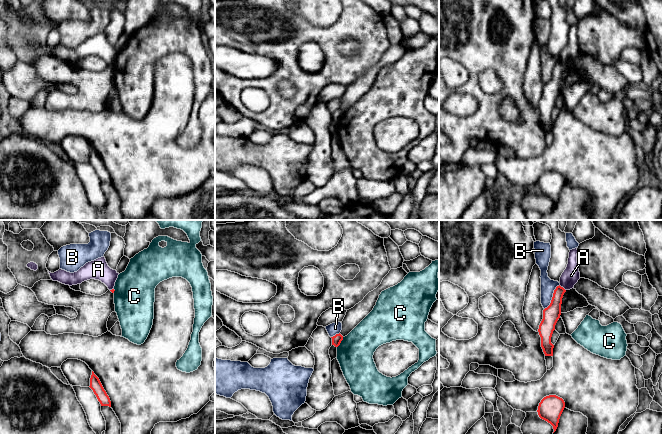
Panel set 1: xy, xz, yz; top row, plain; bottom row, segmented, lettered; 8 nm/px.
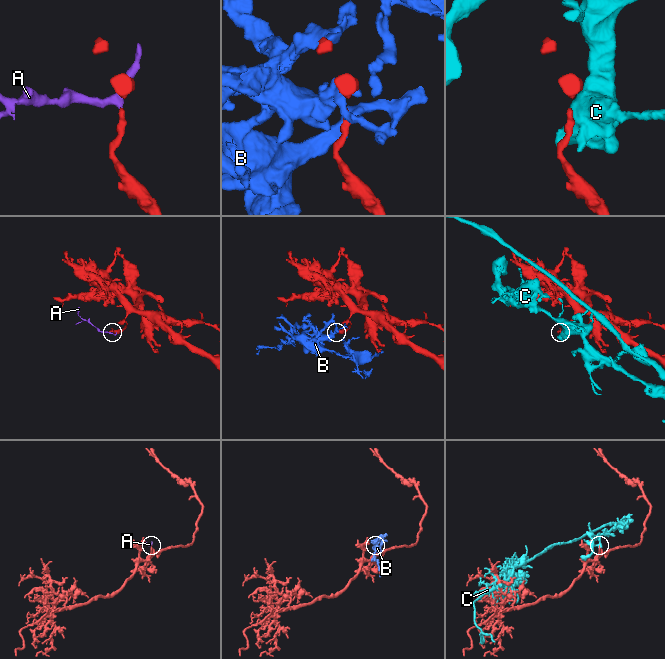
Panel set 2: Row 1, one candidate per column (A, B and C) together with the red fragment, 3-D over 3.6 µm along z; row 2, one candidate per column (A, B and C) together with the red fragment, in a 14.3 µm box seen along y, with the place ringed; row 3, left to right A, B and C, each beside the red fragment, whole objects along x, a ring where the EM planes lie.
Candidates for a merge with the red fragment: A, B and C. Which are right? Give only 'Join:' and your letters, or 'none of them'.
Join: none of them

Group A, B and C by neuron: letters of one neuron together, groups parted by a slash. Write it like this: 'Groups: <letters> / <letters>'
Groups: A / B / C

